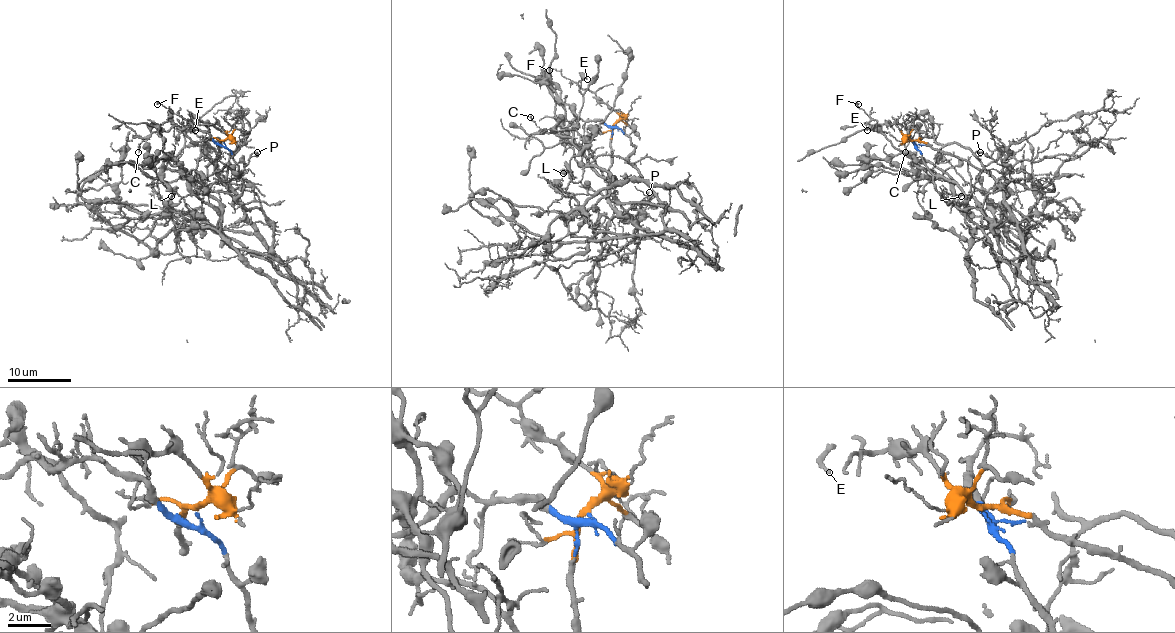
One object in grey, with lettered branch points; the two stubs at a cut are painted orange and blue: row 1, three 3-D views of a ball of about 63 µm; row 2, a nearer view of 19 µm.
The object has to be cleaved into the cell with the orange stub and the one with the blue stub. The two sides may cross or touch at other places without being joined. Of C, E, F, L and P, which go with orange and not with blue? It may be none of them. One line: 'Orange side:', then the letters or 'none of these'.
Orange side: E, F

